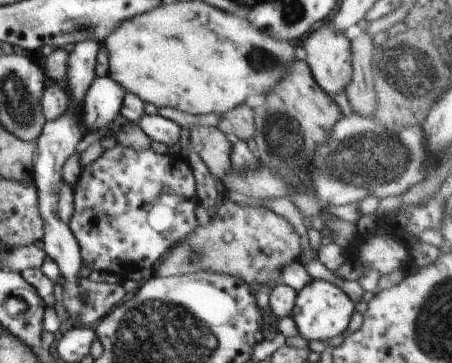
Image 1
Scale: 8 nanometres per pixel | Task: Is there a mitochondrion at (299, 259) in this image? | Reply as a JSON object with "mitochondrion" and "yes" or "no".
{"mitochondrion":"no"}

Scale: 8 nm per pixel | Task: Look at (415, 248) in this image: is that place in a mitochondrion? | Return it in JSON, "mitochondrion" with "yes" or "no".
{"mitochondrion":"no"}

